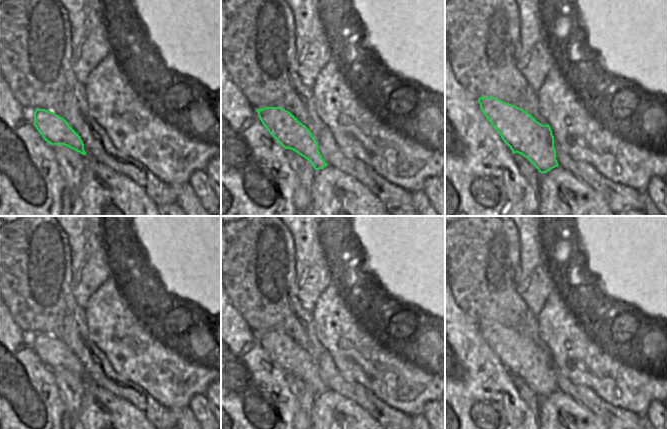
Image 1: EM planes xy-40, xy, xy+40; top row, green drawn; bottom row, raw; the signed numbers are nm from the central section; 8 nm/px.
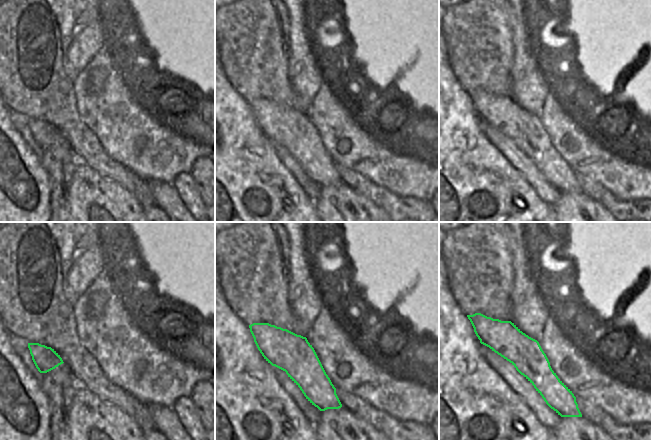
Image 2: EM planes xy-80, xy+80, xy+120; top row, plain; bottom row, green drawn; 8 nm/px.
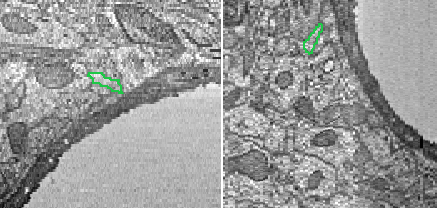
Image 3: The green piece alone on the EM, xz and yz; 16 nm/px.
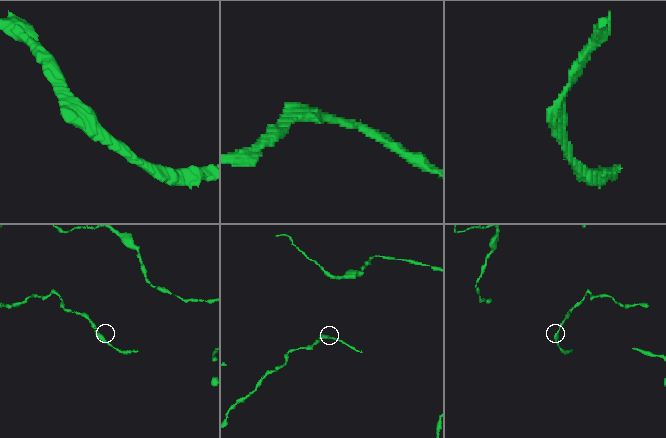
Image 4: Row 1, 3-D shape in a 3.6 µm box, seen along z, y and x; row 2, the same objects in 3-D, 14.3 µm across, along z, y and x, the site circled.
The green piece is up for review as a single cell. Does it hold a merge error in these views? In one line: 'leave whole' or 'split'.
split

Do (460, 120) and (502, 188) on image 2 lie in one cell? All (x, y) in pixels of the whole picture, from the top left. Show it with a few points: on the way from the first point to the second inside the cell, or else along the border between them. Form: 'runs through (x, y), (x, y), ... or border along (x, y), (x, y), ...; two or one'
runs through (460, 137), (460, 148), (485, 173); one

